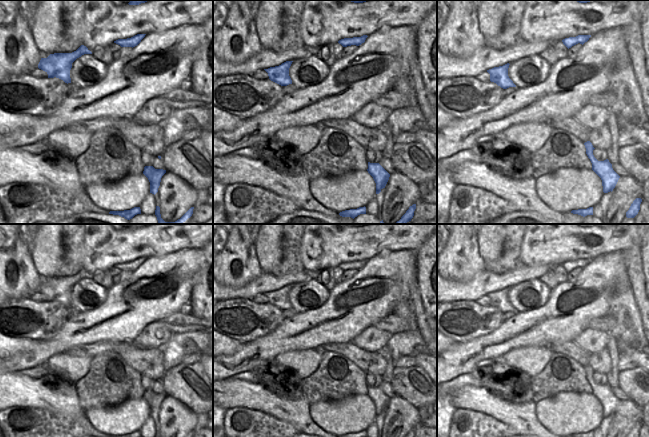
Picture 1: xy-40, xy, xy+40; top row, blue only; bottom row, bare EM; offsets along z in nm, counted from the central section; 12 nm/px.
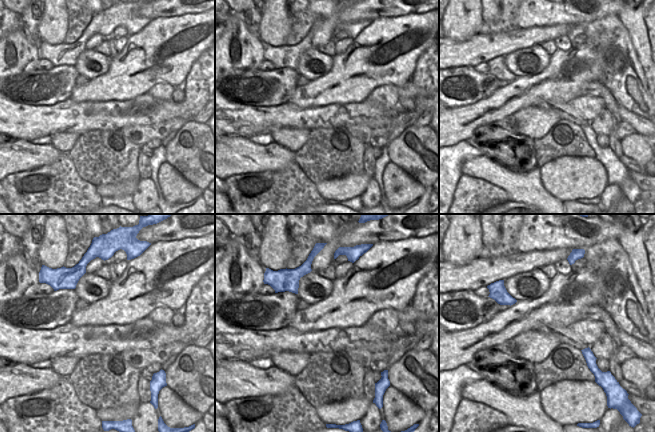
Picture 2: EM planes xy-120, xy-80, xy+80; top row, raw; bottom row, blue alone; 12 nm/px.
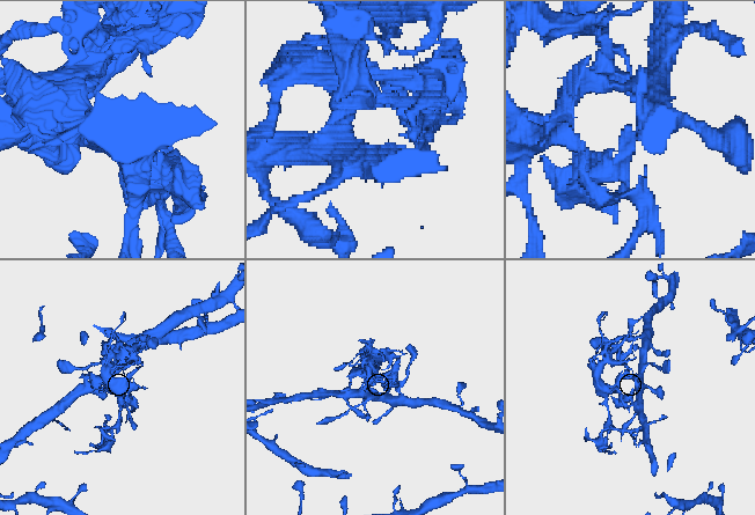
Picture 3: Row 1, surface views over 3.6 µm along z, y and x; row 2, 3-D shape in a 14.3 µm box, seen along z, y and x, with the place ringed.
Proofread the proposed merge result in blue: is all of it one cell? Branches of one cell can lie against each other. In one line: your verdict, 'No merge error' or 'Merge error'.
Merge error

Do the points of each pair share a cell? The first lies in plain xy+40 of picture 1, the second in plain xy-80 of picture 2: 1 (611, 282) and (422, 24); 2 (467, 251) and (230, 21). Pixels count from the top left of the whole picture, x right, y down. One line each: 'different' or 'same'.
1: same
2: different

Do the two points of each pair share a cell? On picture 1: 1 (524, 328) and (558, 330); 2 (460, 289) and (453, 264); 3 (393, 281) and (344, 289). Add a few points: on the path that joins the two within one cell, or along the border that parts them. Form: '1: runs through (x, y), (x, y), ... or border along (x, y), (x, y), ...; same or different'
1: runs through (532, 327), (550, 327); same
2: border along (480, 272), (477, 272), (468, 280), (447, 279); different
3: runs through (381, 281), (356, 282); same

